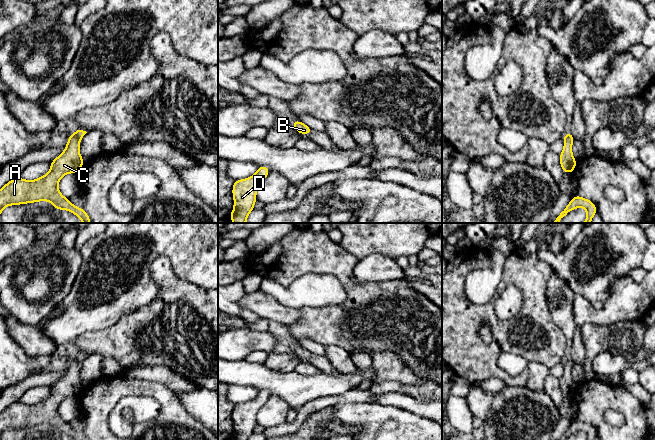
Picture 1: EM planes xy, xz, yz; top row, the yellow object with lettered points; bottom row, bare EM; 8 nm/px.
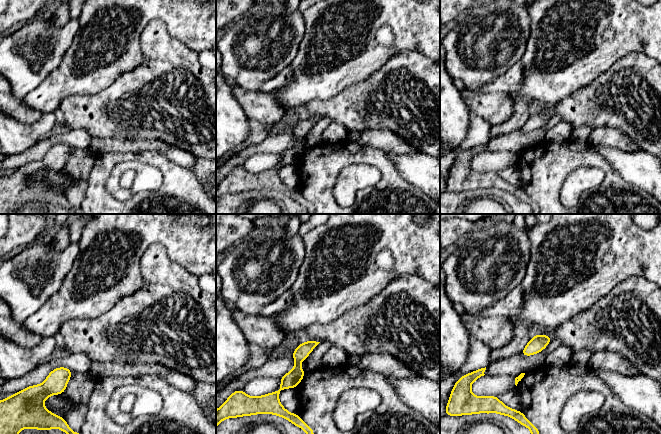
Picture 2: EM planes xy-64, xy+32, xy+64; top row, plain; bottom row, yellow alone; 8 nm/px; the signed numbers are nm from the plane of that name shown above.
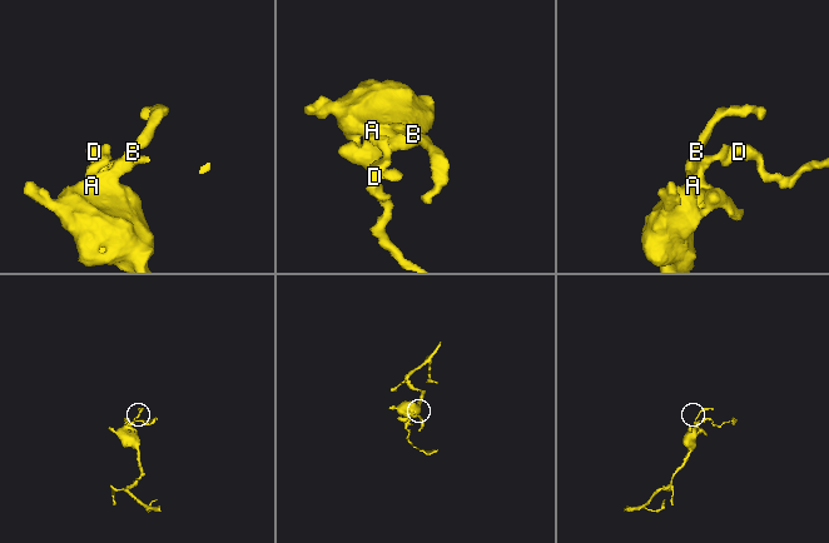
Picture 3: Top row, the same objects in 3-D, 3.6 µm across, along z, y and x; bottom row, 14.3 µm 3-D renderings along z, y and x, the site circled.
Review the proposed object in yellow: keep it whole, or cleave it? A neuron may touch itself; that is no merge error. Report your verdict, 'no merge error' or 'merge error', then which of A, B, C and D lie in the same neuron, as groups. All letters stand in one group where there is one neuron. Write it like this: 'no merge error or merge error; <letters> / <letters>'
no merge error; A B C D

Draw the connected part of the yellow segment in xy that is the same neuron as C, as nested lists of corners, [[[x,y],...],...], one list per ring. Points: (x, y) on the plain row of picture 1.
[[[77,354],[68,362],[64,376],[55,382],[48,398],[32,405],[20,401],[9,405],[0,413],[0,438],[9,429],[50,425],[55,434],[68,434],[76,440],[88,440],[83,432],[77,432],[58,413],[59,404],[68,397],[78,397],[84,388],[79,376],[79,367],[86,355]]]

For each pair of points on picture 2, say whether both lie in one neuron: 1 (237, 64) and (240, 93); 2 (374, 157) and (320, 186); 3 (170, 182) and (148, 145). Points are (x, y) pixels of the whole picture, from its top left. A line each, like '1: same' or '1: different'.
1: different
2: same
3: different

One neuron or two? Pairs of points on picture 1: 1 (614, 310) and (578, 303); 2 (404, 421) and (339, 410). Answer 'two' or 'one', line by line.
1: one
2: one

